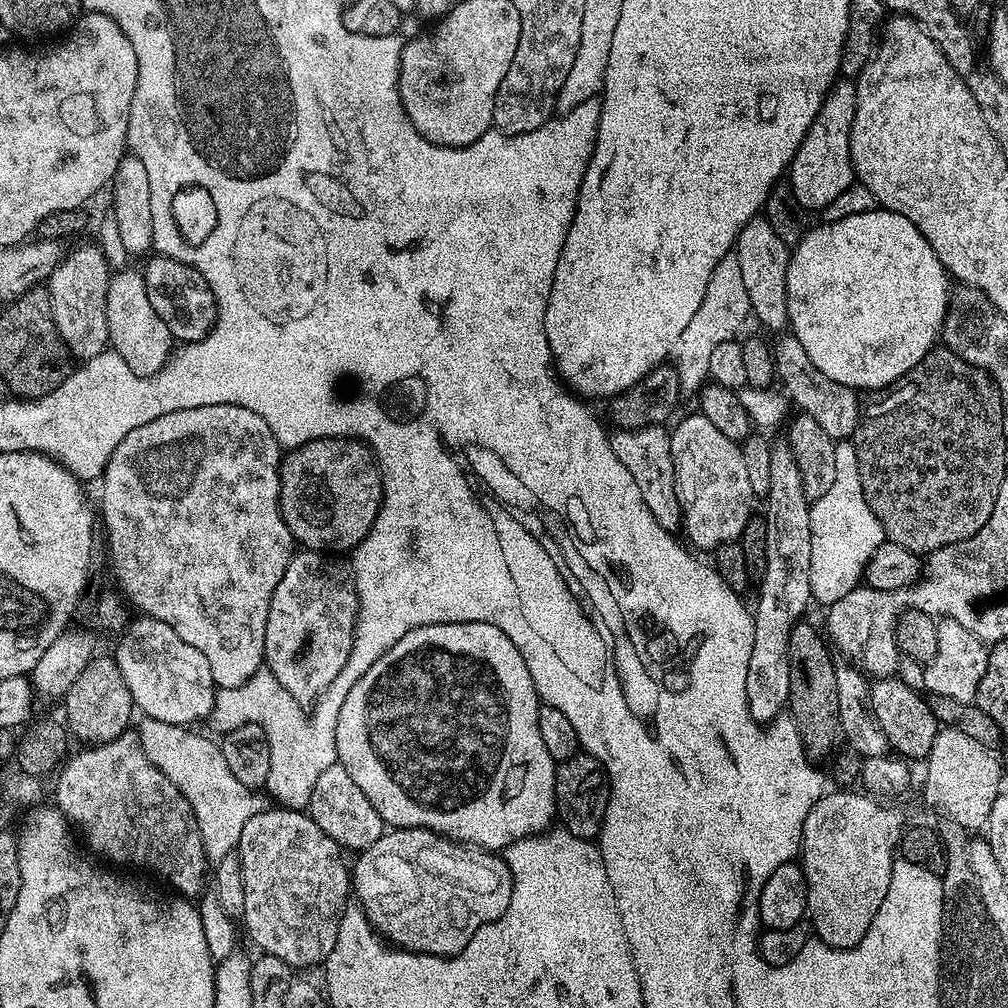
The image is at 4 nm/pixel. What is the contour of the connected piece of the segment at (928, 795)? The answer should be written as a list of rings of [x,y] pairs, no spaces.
[[[941,727],[926,761],[928,781],[924,796],[932,808],[937,808],[947,819],[961,824],[965,830],[983,829],[990,818],[990,810],[1002,791],[1000,764],[987,748],[978,746],[974,738],[966,738],[953,728]]]

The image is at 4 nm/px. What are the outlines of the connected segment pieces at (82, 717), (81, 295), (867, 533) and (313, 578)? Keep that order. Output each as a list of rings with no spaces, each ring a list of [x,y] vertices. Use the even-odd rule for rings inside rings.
[[[97,655],[78,674],[74,686],[62,697],[64,712],[68,715],[66,727],[73,737],[76,736],[88,746],[105,744],[129,731],[134,713],[130,686],[126,686],[126,678],[122,678],[122,670],[118,670],[115,659],[111,655]]]
[[[84,244],[67,253],[64,261],[48,277],[46,287],[54,314],[54,326],[73,357],[83,362],[102,354],[109,347],[106,326],[106,290],[110,267],[104,252],[92,244]]]
[[[851,442],[837,443],[834,450],[834,483],[822,498],[810,504],[810,590],[813,601],[827,606],[846,598],[861,583],[864,568],[886,537],[878,518],[862,494],[858,454]]]
[[[300,550],[293,555],[286,566],[286,574],[270,598],[270,614],[266,614],[266,642],[264,643],[264,664],[272,671],[271,679],[294,698],[294,702],[305,706],[315,705],[330,682],[338,678],[338,670],[346,666],[346,658],[354,642],[358,594],[356,584],[347,563],[339,564],[339,559],[319,550]]]

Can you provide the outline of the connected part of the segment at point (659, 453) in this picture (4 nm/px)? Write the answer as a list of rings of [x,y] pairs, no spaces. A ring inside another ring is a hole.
[[[649,424],[647,428],[626,428],[611,433],[610,443],[618,462],[630,470],[630,478],[634,478],[638,491],[642,493],[642,502],[646,502],[646,510],[654,514],[658,526],[675,533],[681,527],[682,517],[680,503],[674,482],[674,458],[670,454],[672,441],[669,429],[658,424]]]

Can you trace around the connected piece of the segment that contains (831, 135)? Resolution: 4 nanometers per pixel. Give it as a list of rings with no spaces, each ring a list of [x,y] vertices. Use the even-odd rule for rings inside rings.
[[[840,78],[833,84],[825,96],[802,146],[792,159],[792,167],[787,169],[786,180],[792,190],[797,204],[801,204],[809,213],[819,213],[842,190],[854,183],[852,159],[850,158],[850,132],[854,126],[854,110],[856,109],[856,86],[851,79]]]

